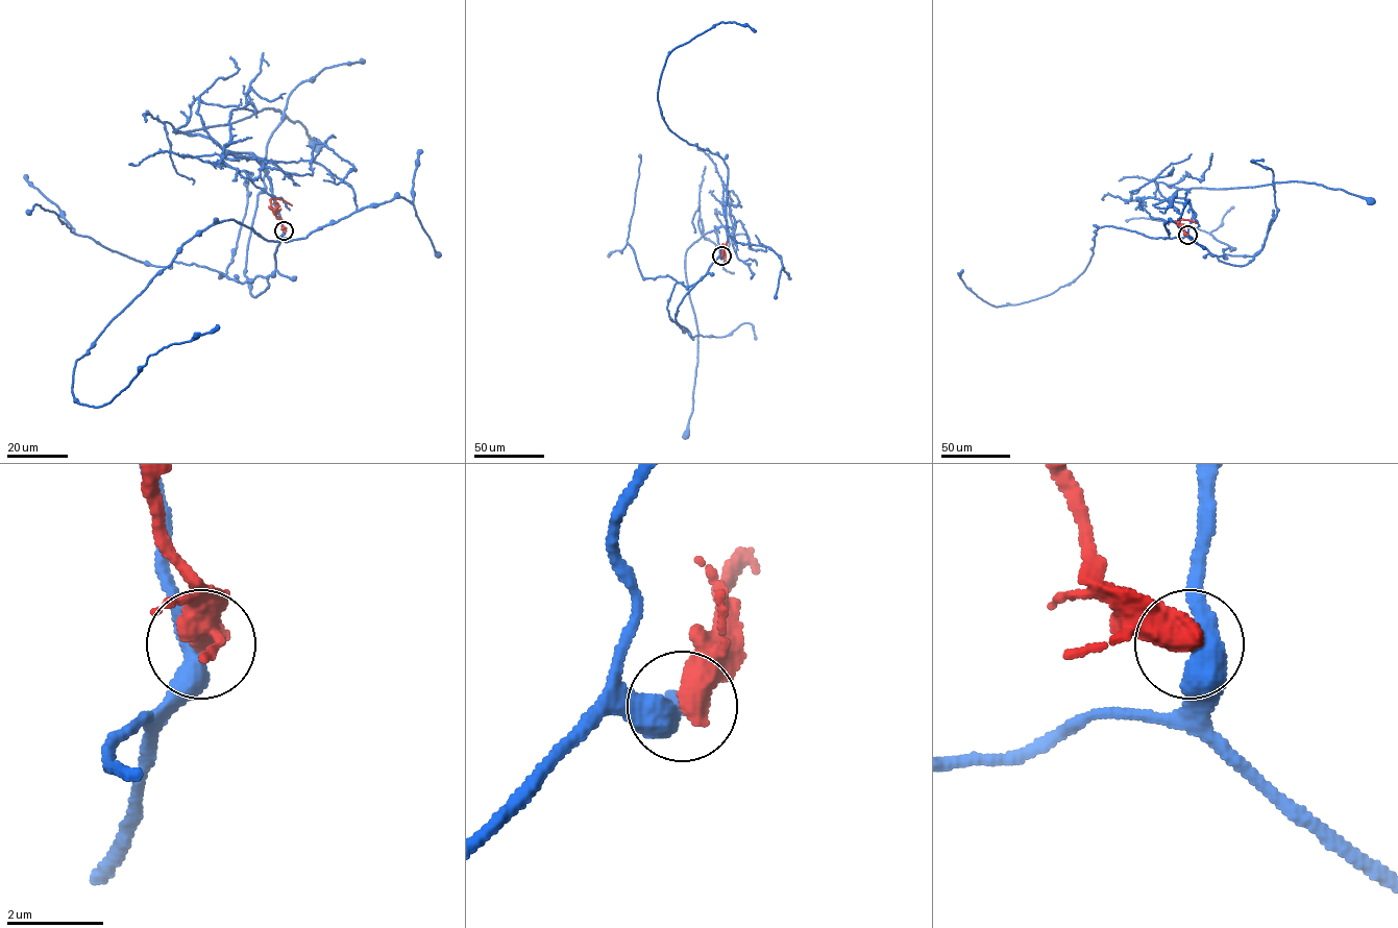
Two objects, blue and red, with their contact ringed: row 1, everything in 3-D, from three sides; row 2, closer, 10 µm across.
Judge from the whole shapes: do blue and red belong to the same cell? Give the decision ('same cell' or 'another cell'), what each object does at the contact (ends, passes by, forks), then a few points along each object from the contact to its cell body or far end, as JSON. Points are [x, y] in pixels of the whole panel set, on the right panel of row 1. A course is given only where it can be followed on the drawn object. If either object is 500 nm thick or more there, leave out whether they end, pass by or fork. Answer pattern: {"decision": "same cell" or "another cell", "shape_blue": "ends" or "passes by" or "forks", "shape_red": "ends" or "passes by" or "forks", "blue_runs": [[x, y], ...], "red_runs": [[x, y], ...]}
{"decision": "another cell", "blue_runs": [[1187, 235], [1193, 210], [1184, 198], [1172, 196], [1180, 189], [1303, 181], [1342, 189], [1369, 201]], "red_runs": [[1187, 235], [1179, 220], [1196, 223]]}

